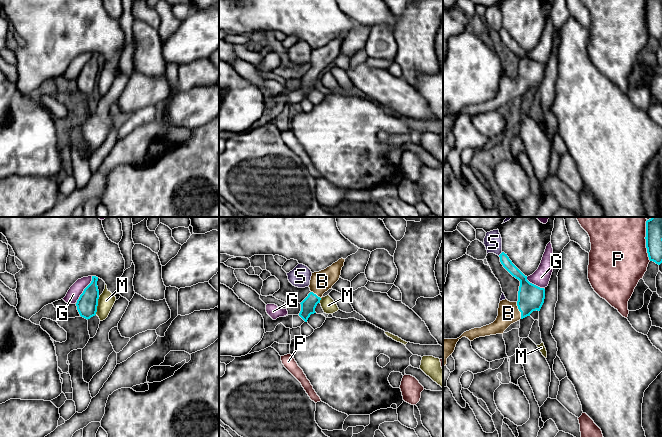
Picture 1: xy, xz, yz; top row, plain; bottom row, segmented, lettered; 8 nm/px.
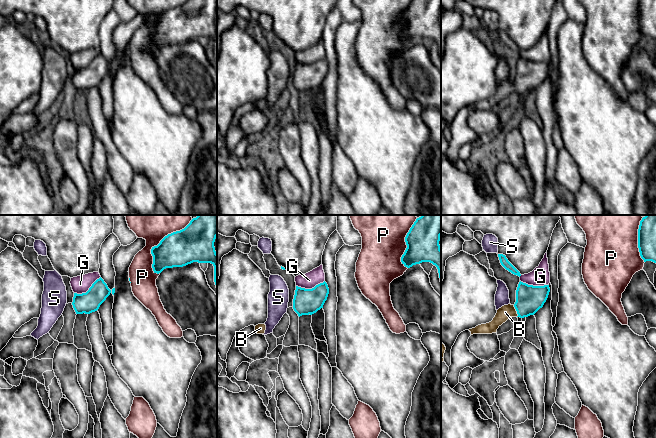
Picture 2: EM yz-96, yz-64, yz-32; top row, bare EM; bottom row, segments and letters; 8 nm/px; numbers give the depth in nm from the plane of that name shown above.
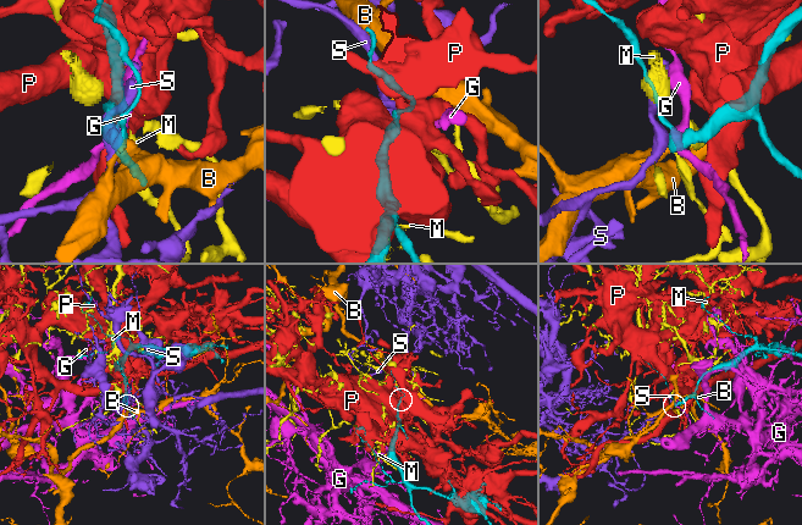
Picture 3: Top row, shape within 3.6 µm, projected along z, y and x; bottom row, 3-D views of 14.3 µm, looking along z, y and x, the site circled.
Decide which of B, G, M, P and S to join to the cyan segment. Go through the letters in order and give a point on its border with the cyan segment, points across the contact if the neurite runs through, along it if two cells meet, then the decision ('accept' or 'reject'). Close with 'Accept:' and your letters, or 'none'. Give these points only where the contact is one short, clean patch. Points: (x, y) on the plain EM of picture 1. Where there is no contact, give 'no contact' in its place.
B: yz (519, 86) | across yz (530, 73), (519, 86), (508, 89) | accept
G: xy (84, 65) | reject
M: xy (97, 81) | reject
P: yz (646, 18) | reject
S: yz (501, 29) | along yz (502, 28), (498, 31) | reject
Accept: B

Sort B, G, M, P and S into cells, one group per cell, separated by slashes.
B / G / M / P / S

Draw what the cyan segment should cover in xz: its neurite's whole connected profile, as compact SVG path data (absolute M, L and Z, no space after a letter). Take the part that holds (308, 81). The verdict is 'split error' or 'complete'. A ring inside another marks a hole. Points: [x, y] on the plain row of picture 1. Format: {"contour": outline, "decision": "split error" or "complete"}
{"contour": "M341 34L326 45L312 49L309 61L311 68L300 79L301 87L299 92L305 98L307 98L311 90L316 89L315 84L320 79L323 70L339 56L344 38L345 35Z", "decision": "split error"}

